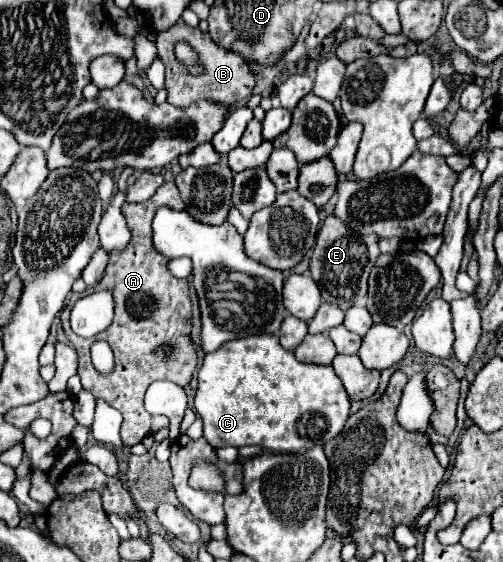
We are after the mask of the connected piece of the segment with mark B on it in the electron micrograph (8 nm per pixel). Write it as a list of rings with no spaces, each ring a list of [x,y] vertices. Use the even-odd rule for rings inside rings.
[[[181,20],[179,24],[175,24],[175,28],[159,32],[155,36],[155,46],[159,50],[159,58],[163,60],[165,72],[167,72],[165,88],[169,92],[169,96],[167,96],[169,104],[173,104],[177,108],[187,108],[195,100],[211,100],[211,102],[217,102],[221,106],[233,108],[235,104],[241,104],[245,98],[251,96],[251,90],[255,86],[255,78],[253,78],[251,68],[245,64],[245,60],[239,54],[227,52],[227,50],[215,46],[207,32],[201,32],[199,28],[191,28]],[[181,40],[187,42],[197,52],[197,60],[203,66],[201,74],[195,76],[195,74],[187,72],[187,66],[175,56],[175,44]]]

